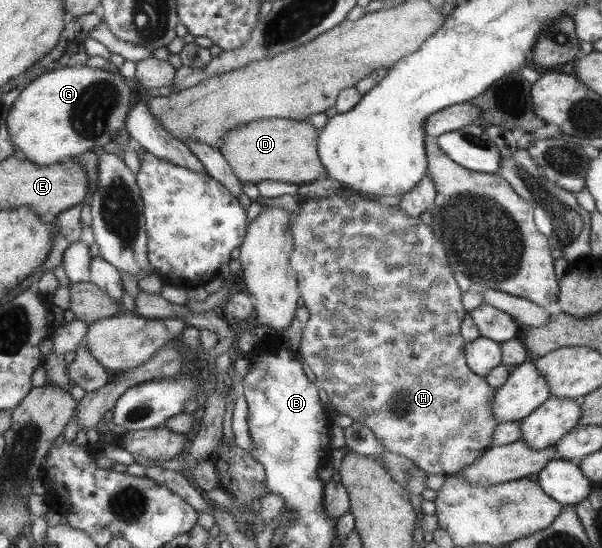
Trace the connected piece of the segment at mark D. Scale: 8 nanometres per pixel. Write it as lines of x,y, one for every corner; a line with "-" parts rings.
259,119
227,130
221,136
219,152
242,183
256,185
261,181
275,180
299,186
326,177
324,165
317,156
318,138
319,130
304,120

